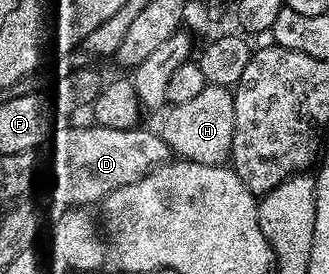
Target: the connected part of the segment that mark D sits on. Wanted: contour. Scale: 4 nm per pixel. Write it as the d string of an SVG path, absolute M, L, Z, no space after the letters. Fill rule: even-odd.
M60 126L51 131L52 159L48 162L48 178L52 181L52 198L60 208L88 208L91 202L103 203L112 190L134 184L157 166L169 161L168 145L155 129Z

